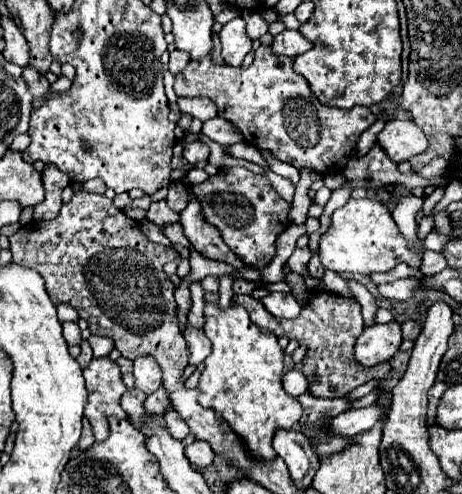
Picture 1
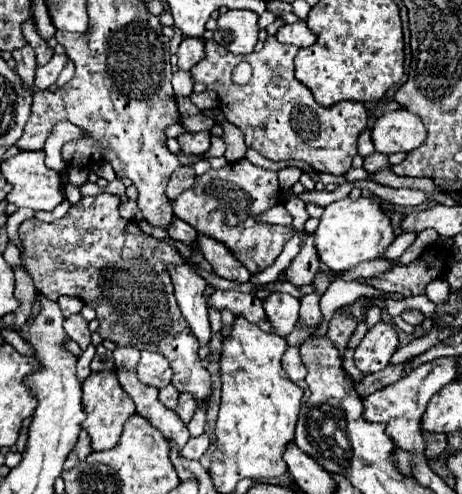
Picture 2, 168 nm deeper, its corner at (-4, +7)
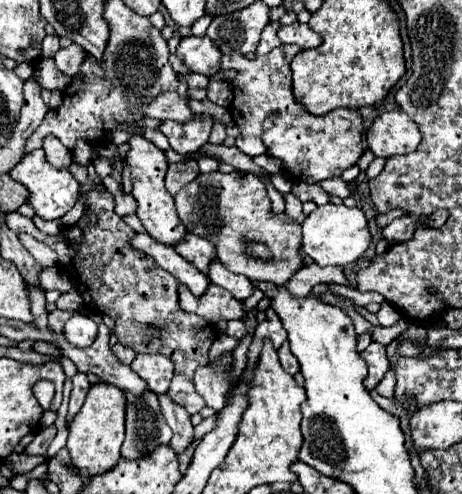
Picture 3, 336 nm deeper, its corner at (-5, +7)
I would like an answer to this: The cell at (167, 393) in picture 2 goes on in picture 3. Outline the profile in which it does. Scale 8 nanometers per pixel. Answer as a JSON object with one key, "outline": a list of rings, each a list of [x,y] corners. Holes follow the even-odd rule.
{"outline":[[[158,394],[158,402],[160,402],[160,410],[162,410],[162,416],[166,418],[166,424],[172,428],[174,436],[170,440],[170,448],[180,454],[184,452],[190,442],[194,440],[194,428],[190,424],[190,414],[186,412],[184,406],[172,402],[170,396],[166,394]]]}

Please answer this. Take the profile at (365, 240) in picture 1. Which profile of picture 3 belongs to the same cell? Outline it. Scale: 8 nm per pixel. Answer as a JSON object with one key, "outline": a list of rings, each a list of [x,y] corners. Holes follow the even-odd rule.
{"outline":[[[326,204],[316,208],[302,224],[302,250],[320,266],[346,266],[356,262],[372,244],[370,226],[362,208],[348,208],[344,204]]]}

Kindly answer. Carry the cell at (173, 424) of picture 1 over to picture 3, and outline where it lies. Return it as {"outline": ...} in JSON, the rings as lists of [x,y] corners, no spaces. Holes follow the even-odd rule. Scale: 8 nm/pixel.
{"outline":[[[174,376],[172,378],[172,384],[168,388],[168,396],[174,402],[182,404],[188,410],[188,414],[196,414],[196,412],[200,412],[206,406],[204,400],[196,394],[192,380],[184,378],[184,376]]]}

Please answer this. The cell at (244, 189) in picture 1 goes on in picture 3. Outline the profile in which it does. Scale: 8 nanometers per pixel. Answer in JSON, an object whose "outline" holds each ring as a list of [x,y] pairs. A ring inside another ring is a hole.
{"outline":[[[212,172],[200,174],[192,184],[186,184],[176,196],[176,210],[186,230],[210,240],[216,246],[216,254],[220,262],[236,272],[248,276],[252,282],[272,282],[282,286],[298,268],[300,268],[300,246],[302,246],[302,230],[300,224],[290,220],[286,214],[272,216],[270,214],[270,198],[266,194],[264,182],[250,172]],[[248,244],[264,244],[270,252],[270,260],[260,260],[248,254]]]}

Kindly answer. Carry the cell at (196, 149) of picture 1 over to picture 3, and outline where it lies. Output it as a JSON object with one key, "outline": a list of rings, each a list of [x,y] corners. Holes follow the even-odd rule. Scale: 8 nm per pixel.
{"outline":[[[196,116],[196,120],[190,120],[188,124],[176,124],[172,120],[164,120],[160,130],[170,140],[170,146],[178,154],[192,154],[198,152],[204,144],[208,144],[210,130],[214,120],[210,116]]]}

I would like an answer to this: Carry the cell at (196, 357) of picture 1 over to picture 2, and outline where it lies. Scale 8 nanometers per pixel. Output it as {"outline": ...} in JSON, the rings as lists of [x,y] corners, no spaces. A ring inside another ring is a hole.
{"outline":[[[189,264],[167,266],[167,272],[173,280],[175,298],[181,306],[185,320],[189,322],[199,344],[207,344],[211,340],[211,330],[205,302],[205,286],[207,286],[205,278],[199,276]]]}

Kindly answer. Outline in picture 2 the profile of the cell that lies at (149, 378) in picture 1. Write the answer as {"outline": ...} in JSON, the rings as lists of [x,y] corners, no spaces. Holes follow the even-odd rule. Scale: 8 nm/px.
{"outline":[[[147,350],[141,352],[137,374],[139,374],[139,380],[155,388],[165,388],[173,376],[169,360],[157,352],[147,352]]]}

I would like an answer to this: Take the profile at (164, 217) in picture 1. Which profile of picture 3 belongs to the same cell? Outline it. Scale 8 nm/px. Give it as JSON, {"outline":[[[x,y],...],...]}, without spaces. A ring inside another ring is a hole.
{"outline":[[[186,234],[180,244],[176,244],[176,252],[180,256],[184,256],[186,260],[190,260],[200,272],[208,272],[208,264],[210,260],[216,258],[216,250],[214,250],[214,244],[210,240],[204,240],[196,234]]]}

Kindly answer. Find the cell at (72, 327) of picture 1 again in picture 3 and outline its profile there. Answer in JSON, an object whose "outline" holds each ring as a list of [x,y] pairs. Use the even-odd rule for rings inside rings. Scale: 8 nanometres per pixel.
{"outline":[[[74,314],[64,326],[64,336],[76,348],[92,346],[92,342],[96,340],[96,334],[98,334],[98,326],[90,316],[84,316],[84,314]]]}

